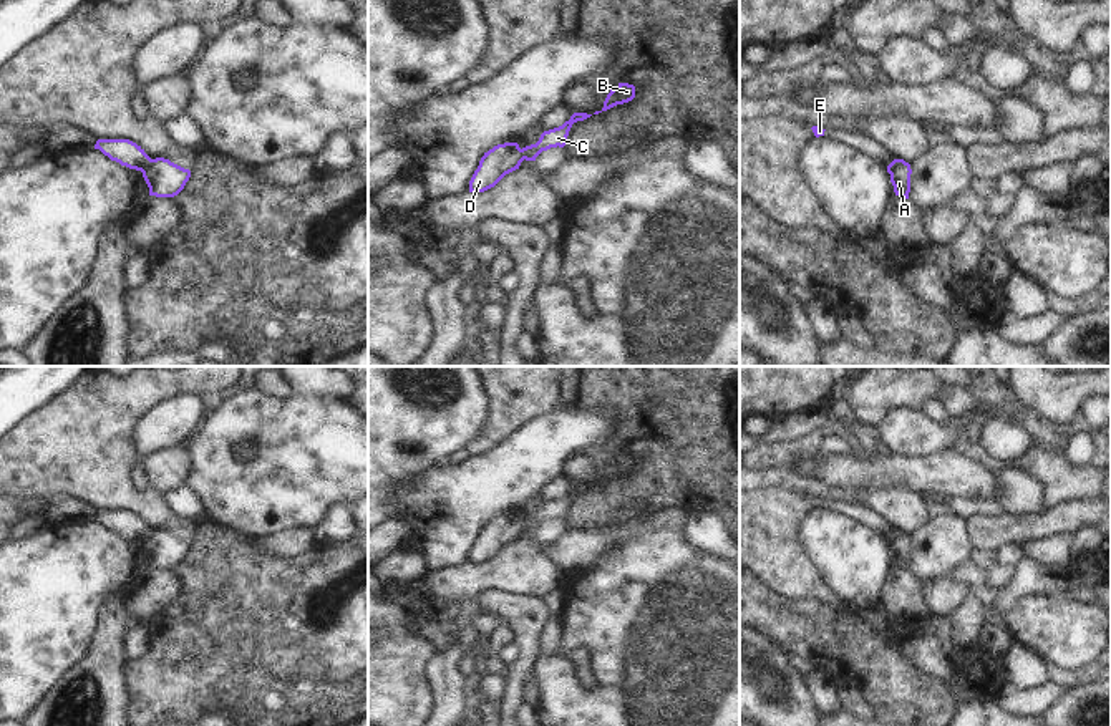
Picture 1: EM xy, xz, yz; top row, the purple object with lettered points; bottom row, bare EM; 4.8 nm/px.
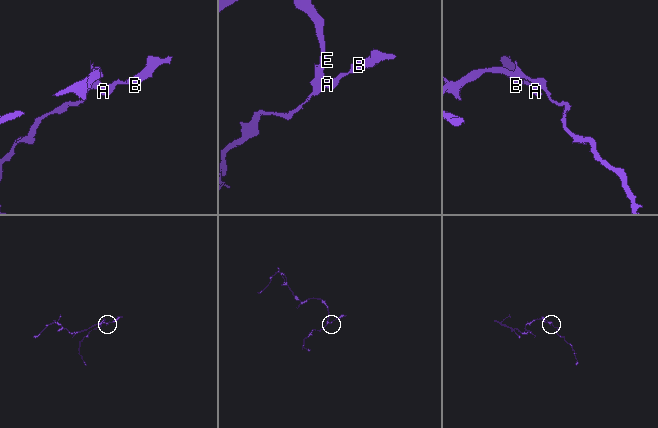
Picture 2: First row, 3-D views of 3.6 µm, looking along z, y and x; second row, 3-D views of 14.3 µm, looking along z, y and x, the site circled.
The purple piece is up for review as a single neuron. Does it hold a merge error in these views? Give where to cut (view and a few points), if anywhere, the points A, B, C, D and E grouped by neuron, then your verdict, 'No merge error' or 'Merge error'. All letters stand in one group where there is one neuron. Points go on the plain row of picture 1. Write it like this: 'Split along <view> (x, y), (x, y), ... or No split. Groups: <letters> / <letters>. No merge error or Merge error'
Split along xy (153, 531), (141, 542). Groups: A B C / D E. Merge error.

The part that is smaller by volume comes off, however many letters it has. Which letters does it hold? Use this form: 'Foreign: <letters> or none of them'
Foreign: A, B, C

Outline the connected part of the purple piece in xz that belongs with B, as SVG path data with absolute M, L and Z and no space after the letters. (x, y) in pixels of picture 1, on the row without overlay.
M619 454L614 461L610 461L610 464L607 466L607 469L605 469L605 472L604 472L604 479L600 481L600 482L595 482L594 486L599 486L599 484L602 484L602 482L607 482L607 481L610 481L610 479L614 479L614 477L617 477L617 476L623 476L623 474L628 474L628 472L632 472L635 469L635 457L633 456L628 456L628 454Z

